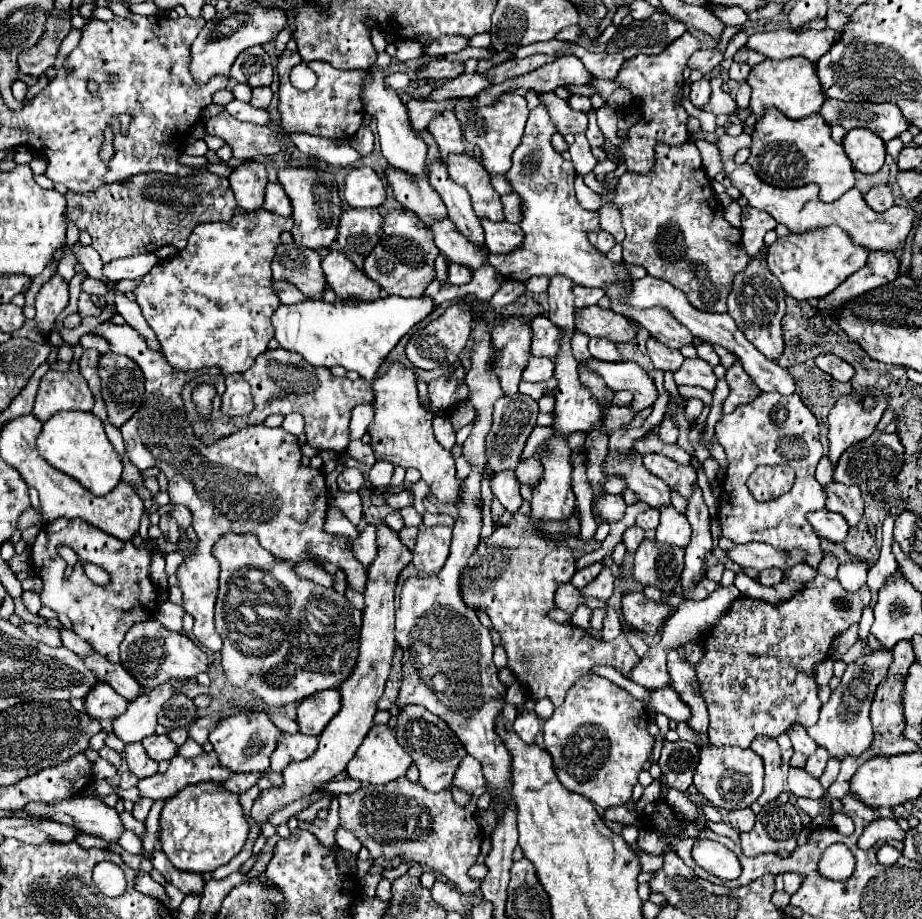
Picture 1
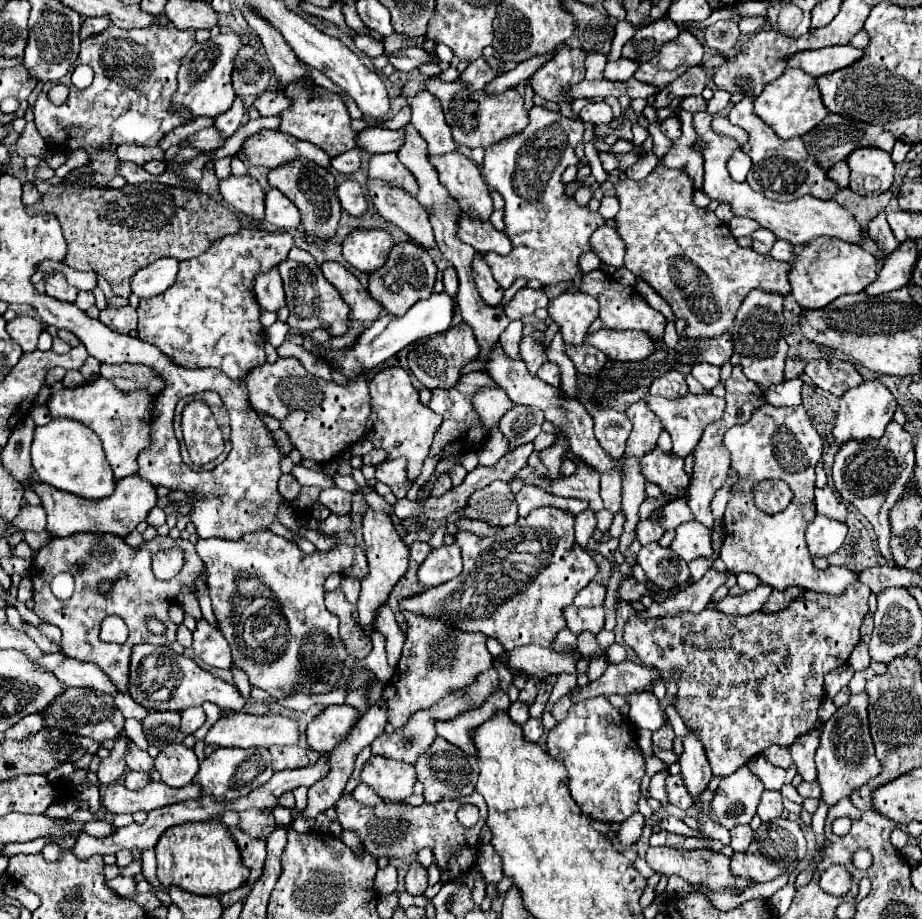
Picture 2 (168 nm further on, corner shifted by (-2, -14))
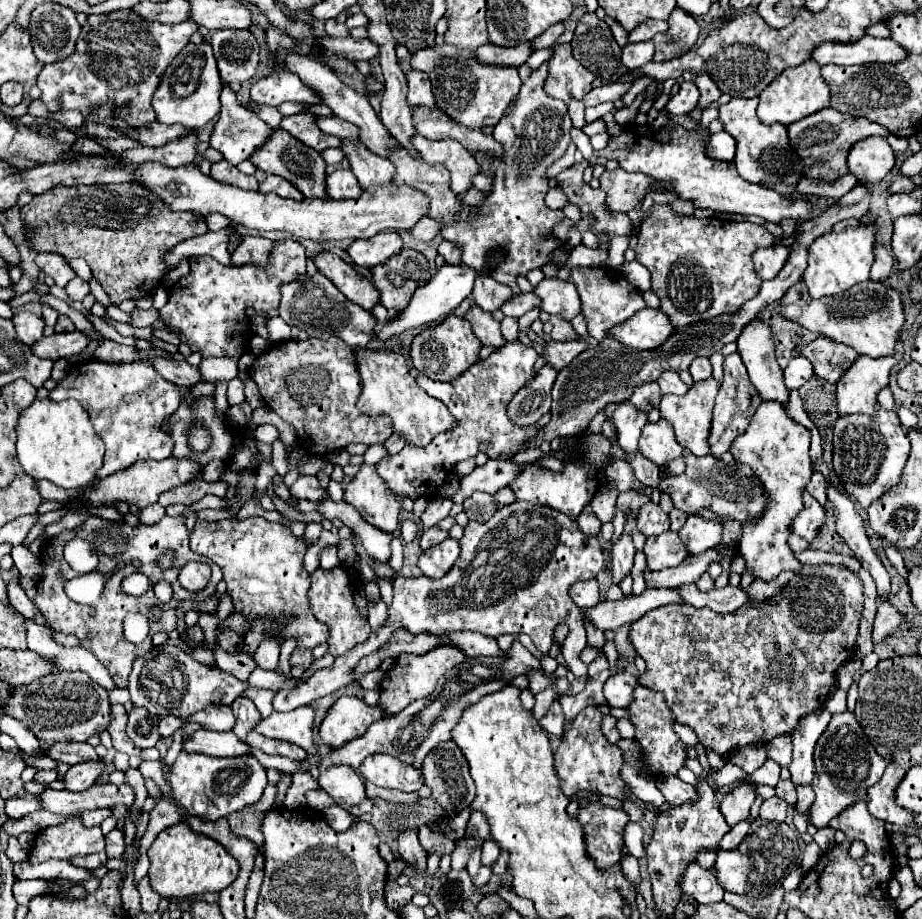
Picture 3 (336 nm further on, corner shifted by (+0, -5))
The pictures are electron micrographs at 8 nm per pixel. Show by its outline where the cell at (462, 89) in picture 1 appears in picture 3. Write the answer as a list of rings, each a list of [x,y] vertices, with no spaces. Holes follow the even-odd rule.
[[[556,24],[556,26],[550,26],[540,38],[536,38],[536,42],[530,42],[532,50],[542,50],[542,48],[550,48],[554,46],[554,42],[560,38],[560,34],[564,32],[564,24]]]

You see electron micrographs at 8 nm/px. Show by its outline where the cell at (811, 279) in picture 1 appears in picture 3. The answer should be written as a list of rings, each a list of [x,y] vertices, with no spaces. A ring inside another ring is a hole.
[[[846,228],[842,232],[830,232],[814,240],[808,250],[808,266],[802,274],[802,282],[806,284],[812,298],[832,296],[848,290],[858,282],[866,282],[870,278],[870,266],[874,262],[874,228]]]

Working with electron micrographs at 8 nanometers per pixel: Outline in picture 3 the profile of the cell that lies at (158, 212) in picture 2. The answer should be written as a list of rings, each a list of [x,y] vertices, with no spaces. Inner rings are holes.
[[[124,182],[124,184],[106,184],[106,186],[64,186],[58,184],[48,192],[34,196],[30,204],[20,210],[24,226],[36,226],[40,234],[30,238],[30,246],[38,252],[56,252],[66,258],[84,258],[92,268],[92,274],[104,286],[106,294],[114,304],[122,300],[134,300],[142,296],[152,296],[158,280],[162,276],[160,254],[172,248],[176,242],[200,236],[208,232],[208,224],[204,216],[192,212],[174,212],[146,186],[140,182]]]

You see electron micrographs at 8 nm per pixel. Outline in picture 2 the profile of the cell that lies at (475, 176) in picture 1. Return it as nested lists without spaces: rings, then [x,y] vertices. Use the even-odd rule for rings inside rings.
[[[460,151],[448,155],[428,157],[432,167],[438,171],[440,183],[460,201],[462,209],[472,209],[480,219],[488,219],[492,213],[492,199],[486,181],[480,175],[478,165]]]

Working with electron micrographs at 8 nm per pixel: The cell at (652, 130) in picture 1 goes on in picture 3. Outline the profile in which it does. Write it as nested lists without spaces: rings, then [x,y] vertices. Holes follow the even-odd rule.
[[[674,8],[674,12],[668,18],[668,24],[670,28],[666,32],[660,32],[652,38],[656,46],[654,62],[666,62],[672,58],[680,58],[696,46],[698,24],[690,14],[686,14],[680,8]]]

